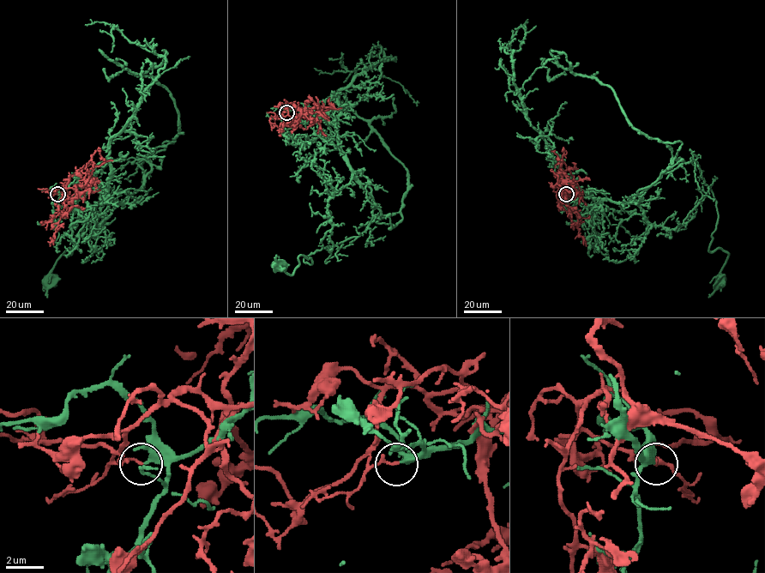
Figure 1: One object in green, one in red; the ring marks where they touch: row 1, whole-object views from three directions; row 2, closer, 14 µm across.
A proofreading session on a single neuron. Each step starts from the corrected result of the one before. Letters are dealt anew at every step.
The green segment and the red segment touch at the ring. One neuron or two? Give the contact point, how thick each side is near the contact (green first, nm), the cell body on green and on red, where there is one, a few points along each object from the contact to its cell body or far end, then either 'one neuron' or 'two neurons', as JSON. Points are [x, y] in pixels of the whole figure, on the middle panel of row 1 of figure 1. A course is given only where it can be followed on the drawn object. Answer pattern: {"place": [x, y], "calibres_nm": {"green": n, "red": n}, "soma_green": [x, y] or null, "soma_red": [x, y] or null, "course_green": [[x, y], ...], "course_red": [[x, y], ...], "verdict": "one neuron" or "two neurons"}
{"place": [286, 112], "calibres_nm": {"green": 360, "red": 150}, "soma_green": [276, 266], "soma_red": null, "course_green": [[286, 111], [310, 111], [334, 127], [373, 219], [304, 259], [311, 263], [300, 256], [292, 274], [275, 266]], "course_red": [[286, 112], [286, 105], [307, 111], [302, 110], [298, 119], [283, 125], [280, 131]], "verdict": "two neurons"}

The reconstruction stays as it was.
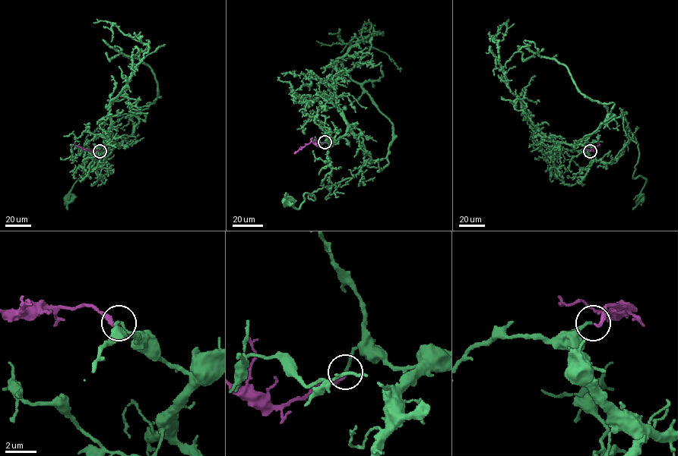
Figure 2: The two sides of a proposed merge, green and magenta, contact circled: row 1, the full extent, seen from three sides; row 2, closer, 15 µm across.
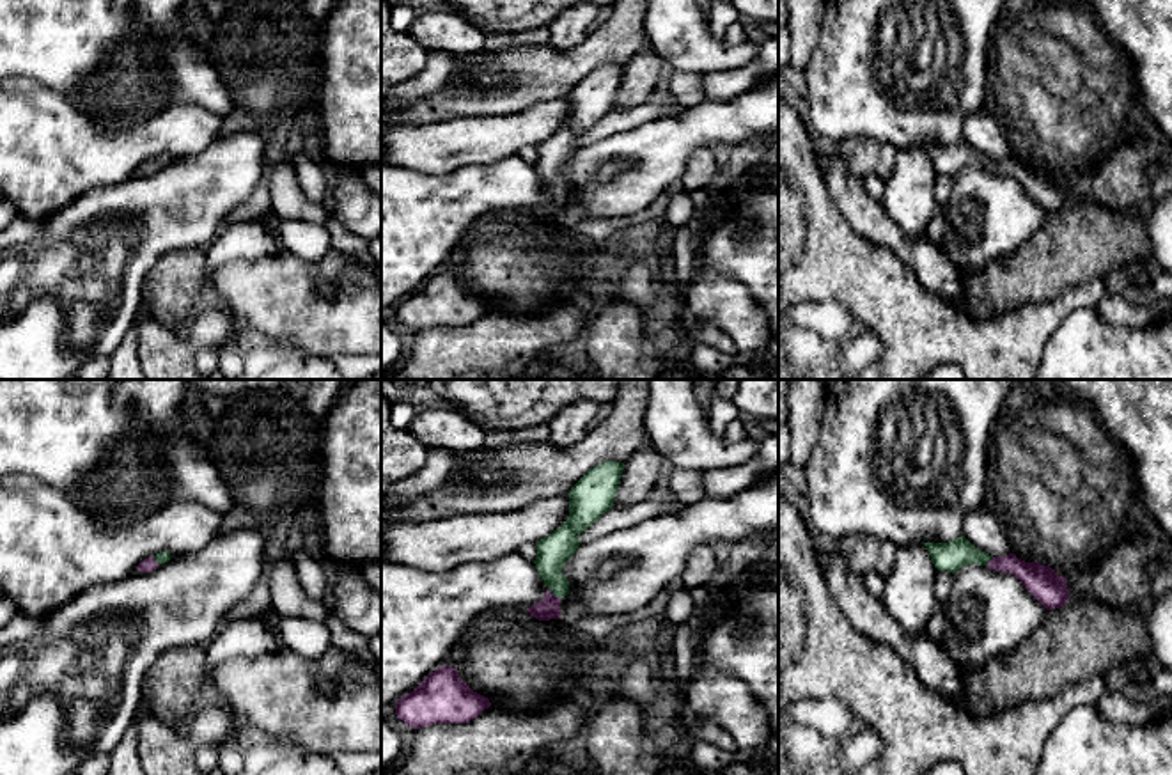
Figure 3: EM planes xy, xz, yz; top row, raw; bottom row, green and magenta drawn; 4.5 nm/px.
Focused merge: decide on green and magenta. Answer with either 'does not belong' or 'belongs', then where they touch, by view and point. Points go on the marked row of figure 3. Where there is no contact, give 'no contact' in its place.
belongs; meets green in xz at (554, 594)

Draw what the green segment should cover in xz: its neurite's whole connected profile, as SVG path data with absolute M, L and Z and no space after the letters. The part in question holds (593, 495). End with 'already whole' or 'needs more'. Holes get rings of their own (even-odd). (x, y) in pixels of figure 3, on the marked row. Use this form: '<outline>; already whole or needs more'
M605 461L589 470L567 493L567 520L537 543L534 564L548 591L539 603L527 608L532 617L539 621L562 617L560 599L569 594L569 580L562 568L582 544L578 536L613 507L622 470L624 463Z; needs more

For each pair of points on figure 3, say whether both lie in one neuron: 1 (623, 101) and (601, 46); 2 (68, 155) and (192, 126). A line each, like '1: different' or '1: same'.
1: different
2: same

